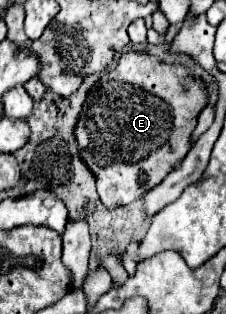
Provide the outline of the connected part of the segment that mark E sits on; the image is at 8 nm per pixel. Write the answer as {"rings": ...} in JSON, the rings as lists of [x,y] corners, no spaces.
{"rings":[[[142,50],[124,52],[116,68],[90,88],[74,126],[80,160],[96,178],[100,202],[106,208],[126,206],[158,186],[192,148],[192,132],[206,104],[206,84],[186,66],[166,64]]]}

